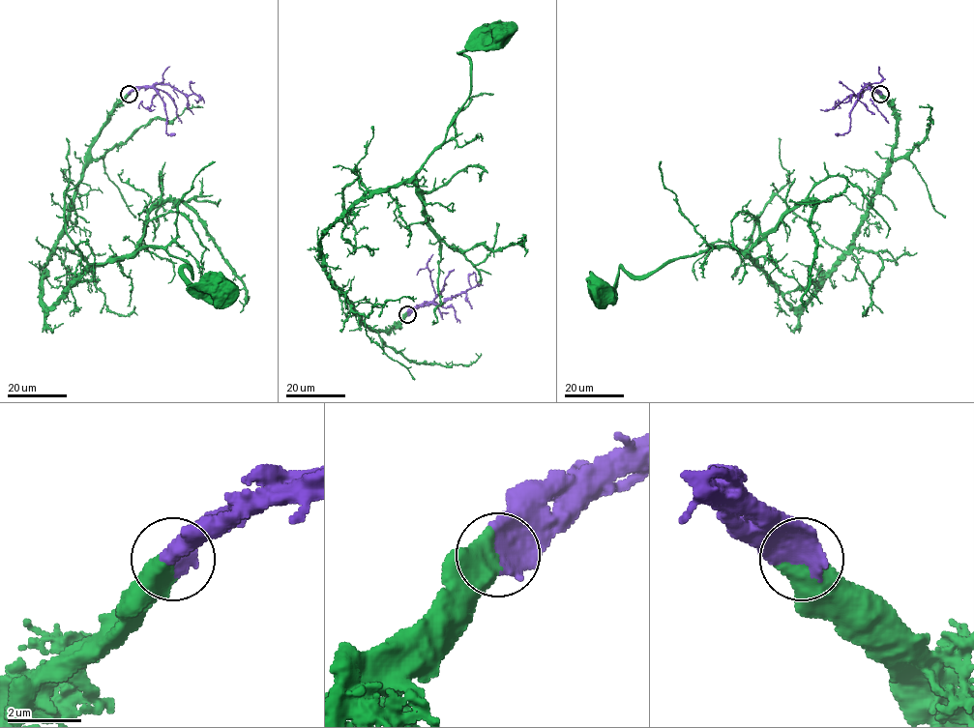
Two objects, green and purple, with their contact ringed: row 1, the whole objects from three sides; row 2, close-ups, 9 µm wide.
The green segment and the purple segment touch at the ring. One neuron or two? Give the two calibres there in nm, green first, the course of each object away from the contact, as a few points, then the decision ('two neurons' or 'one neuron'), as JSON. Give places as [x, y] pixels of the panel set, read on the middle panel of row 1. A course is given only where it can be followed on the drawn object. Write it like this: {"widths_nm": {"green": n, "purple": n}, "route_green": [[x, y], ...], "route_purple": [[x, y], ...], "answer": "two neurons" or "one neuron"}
{"widths_nm": {"green": 650, "purple": 700}, "route_green": [[407, 314], [368, 327], [320, 241], [445, 138], [470, 92], [461, 53], [499, 30]], "route_purple": [[407, 314], [417, 307], [443, 304], [474, 287], [478, 283], [473, 271]], "answer": "one neuron"}

